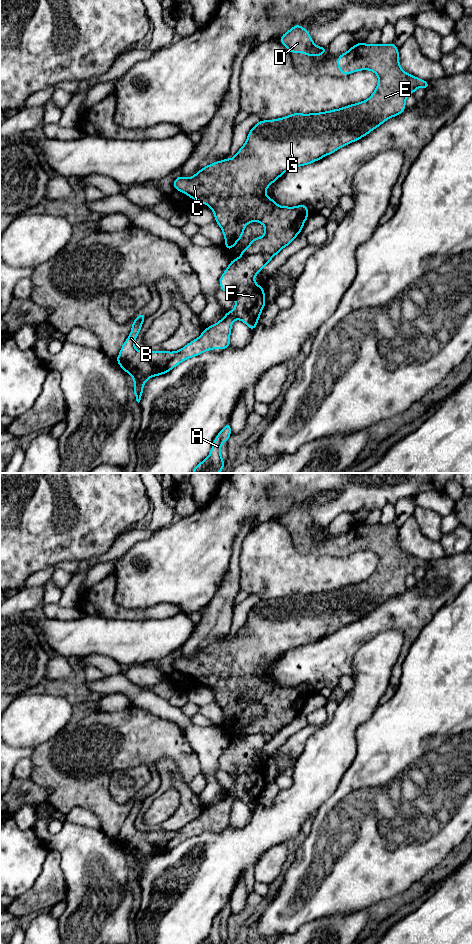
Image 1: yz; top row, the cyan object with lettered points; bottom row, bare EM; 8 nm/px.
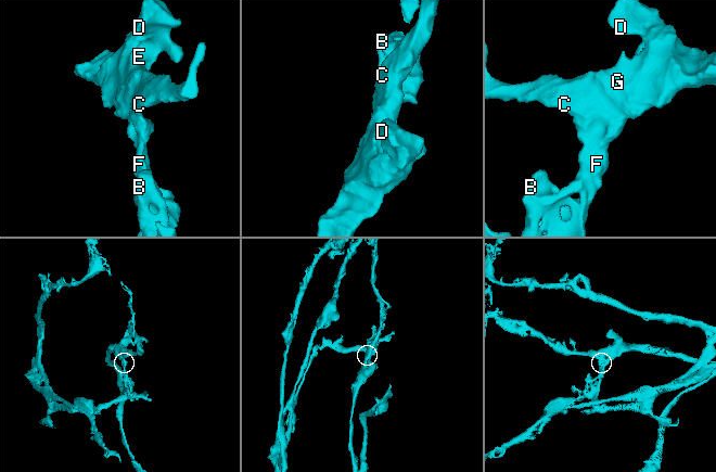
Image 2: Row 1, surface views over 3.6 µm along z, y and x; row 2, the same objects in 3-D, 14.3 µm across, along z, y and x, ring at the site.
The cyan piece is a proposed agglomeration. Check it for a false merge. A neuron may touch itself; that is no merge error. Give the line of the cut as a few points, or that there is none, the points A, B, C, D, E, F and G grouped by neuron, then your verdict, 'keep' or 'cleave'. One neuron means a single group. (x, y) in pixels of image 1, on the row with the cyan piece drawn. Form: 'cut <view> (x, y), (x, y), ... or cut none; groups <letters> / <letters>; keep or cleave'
cut yz (246, 254), (270, 254), (272, 256); groups A B F / C D E G; cleave

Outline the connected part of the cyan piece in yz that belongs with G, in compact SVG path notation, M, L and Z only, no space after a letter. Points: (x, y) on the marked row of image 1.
M356 43L337 57L337 68L342 76L360 70L371 70L379 81L373 94L365 101L340 109L320 113L293 113L279 119L260 120L248 133L245 144L229 160L214 162L199 170L193 177L180 175L172 185L175 190L209 206L215 222L225 237L225 249L232 249L242 238L248 223L257 221L265 226L265 234L251 240L240 255L270 254L275 256L291 244L301 233L309 211L305 204L295 207L279 206L265 195L266 189L286 171L311 164L334 153L343 146L361 139L382 125L387 119L406 110L406 98L418 87L429 89L430 83L404 72L399 64L395 43L368 45Z

